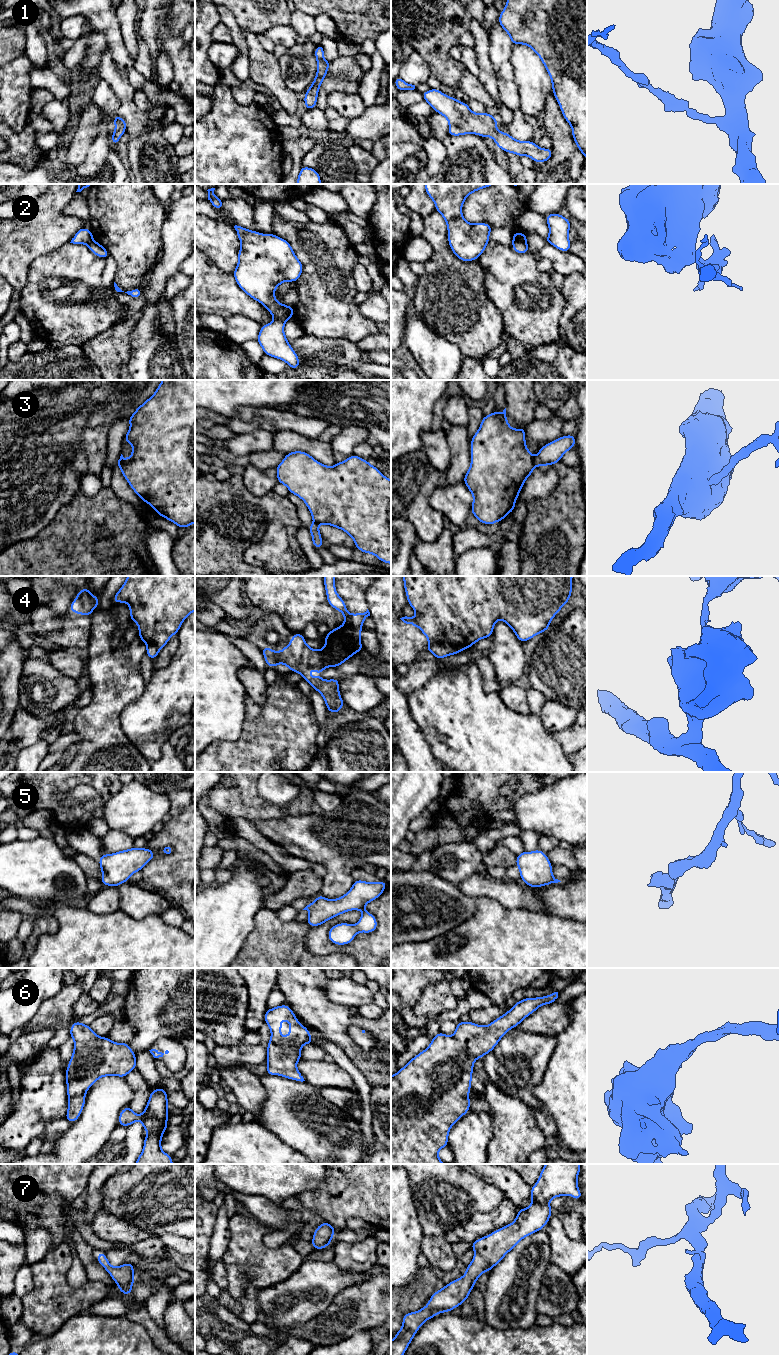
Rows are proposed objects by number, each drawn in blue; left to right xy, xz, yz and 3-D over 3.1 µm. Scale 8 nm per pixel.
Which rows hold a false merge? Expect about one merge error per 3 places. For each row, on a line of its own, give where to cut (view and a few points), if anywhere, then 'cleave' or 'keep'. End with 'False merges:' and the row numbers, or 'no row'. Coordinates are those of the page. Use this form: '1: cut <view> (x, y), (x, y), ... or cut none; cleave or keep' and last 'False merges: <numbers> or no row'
1: cut none; keep
2: cut xz (286, 306), (286, 315), (283, 318), (275, 319); cleave
3: cut yz (533, 458), (536, 464); cleave
4: cut yz (428, 644), (449, 644), (461, 650); cleave
5: cut none; keep
6: cut none; keep
7: cut none; keep
False merges: 2, 3, 4

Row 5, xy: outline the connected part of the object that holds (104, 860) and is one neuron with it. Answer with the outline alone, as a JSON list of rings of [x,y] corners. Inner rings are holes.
[[[133,847],[113,854],[103,854],[99,859],[102,870],[101,882],[104,886],[116,886],[128,882],[132,874],[154,858],[155,853],[150,849]]]

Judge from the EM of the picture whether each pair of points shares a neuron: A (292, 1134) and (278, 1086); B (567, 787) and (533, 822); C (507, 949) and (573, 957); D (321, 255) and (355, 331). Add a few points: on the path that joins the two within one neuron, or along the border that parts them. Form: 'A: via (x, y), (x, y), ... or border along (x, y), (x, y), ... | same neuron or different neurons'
A: via (292, 1122), (291, 1117), (281, 1103), (281, 1098) | same neuron
B: via (559, 796), (542, 813) | same neuron
C: via (523, 957), (557, 957) | same neuron
D: via (326, 274), (326, 302), (336, 312) | same neuron

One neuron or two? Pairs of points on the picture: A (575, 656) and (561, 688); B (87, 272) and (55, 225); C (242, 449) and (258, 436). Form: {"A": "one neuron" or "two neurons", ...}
{"A": "one neuron", "B": "two neurons", "C": "one neuron"}

